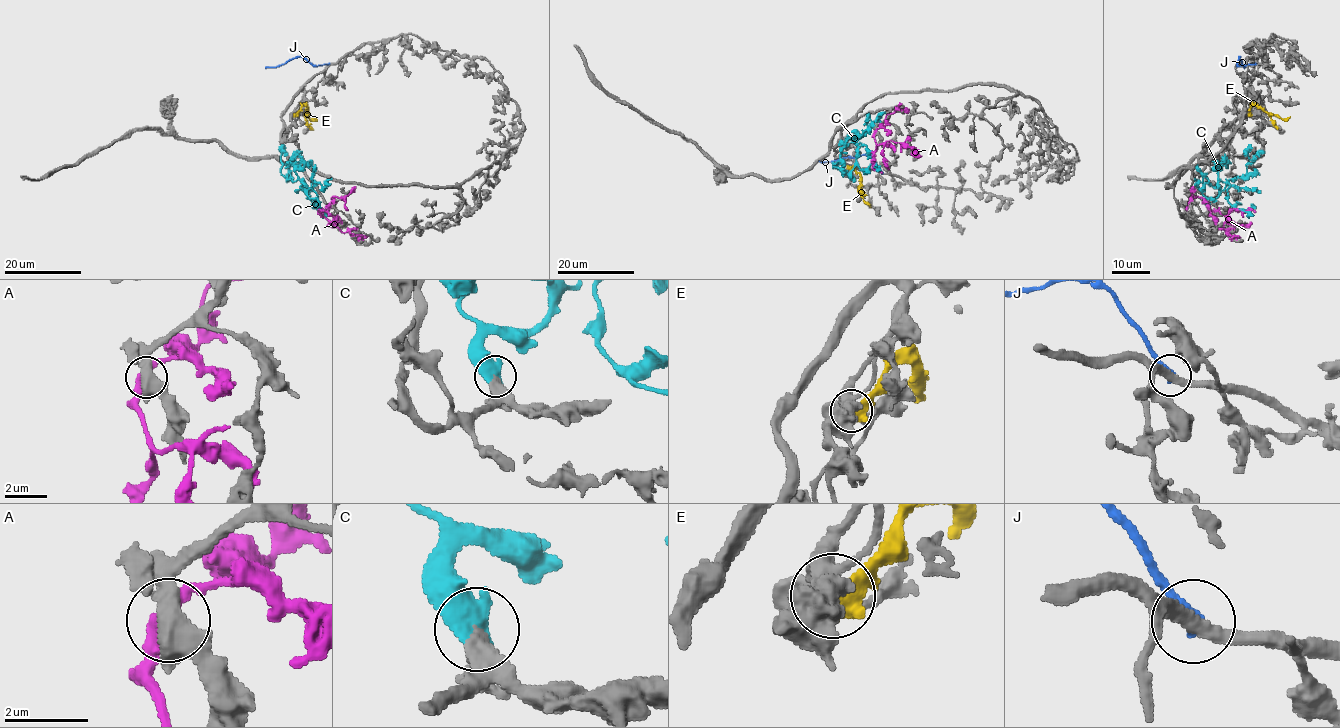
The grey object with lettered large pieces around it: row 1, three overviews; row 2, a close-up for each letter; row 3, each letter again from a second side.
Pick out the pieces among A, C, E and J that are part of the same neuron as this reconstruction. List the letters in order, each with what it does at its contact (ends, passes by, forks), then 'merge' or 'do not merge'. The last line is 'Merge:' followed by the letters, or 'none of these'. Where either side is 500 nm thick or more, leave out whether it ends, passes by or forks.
A: do not merge
C: merge
E: do not merge
J: it ends | do not merge
Merge: C

